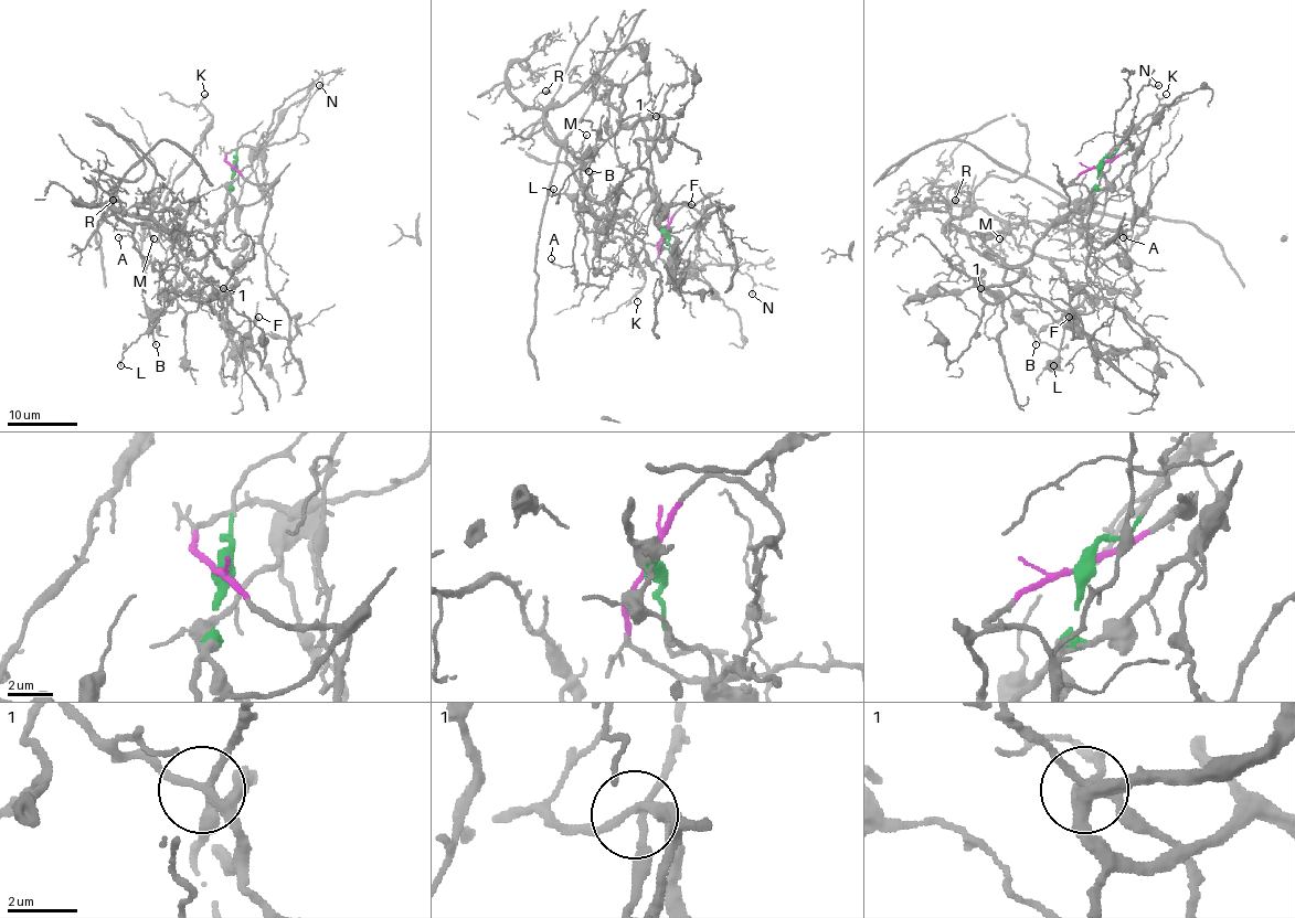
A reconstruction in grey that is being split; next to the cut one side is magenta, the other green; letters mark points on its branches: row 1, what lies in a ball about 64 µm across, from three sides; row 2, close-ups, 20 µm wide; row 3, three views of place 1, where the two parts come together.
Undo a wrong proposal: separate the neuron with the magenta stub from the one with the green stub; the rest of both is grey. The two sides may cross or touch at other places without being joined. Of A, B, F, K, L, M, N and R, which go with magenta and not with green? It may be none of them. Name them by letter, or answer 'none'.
N

